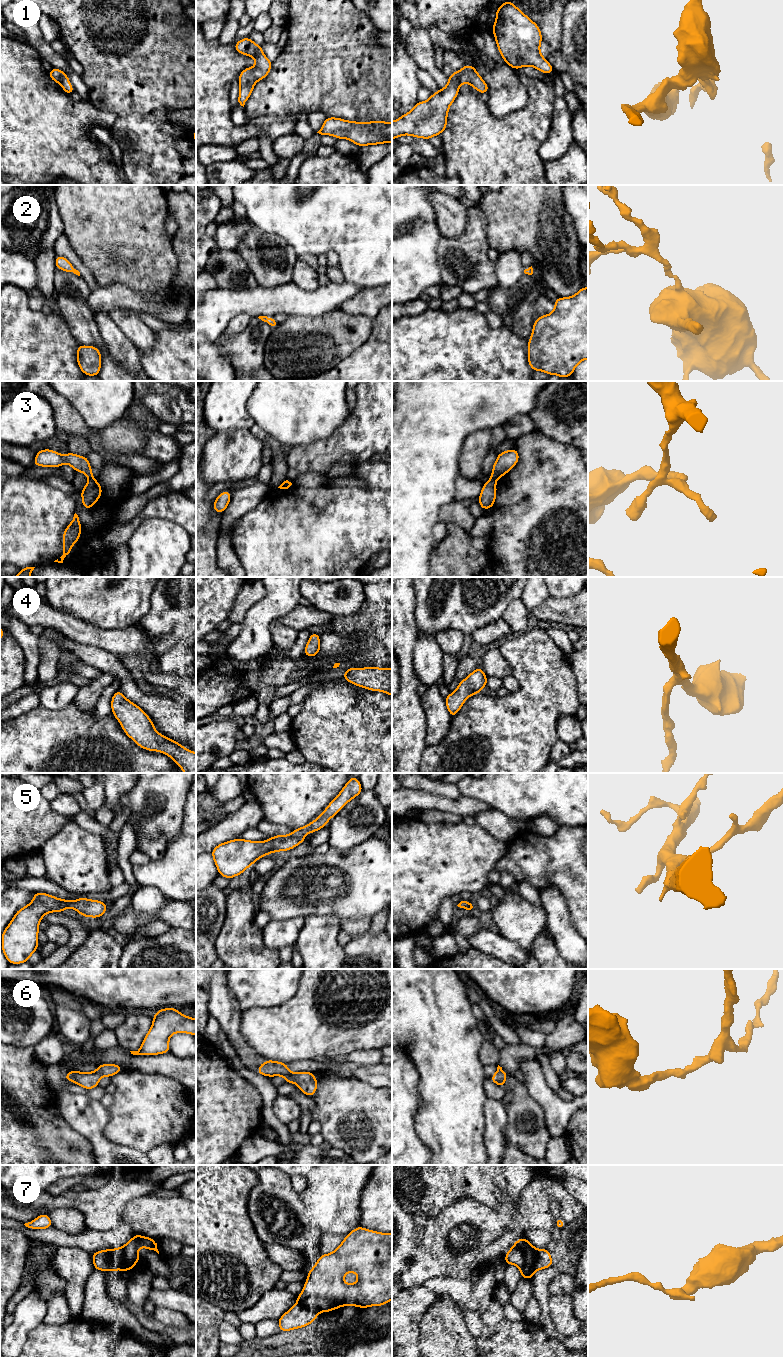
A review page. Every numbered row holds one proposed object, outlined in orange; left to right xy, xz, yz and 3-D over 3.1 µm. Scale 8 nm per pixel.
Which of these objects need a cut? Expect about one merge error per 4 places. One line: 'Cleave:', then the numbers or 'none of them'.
Cleave: 3, 7

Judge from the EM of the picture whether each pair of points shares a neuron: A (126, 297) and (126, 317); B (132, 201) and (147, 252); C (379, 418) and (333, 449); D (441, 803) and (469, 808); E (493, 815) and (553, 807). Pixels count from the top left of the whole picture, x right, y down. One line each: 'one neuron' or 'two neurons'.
A: two neurons
B: one neuron
C: one neuron
D: one neuron
E: two neurons

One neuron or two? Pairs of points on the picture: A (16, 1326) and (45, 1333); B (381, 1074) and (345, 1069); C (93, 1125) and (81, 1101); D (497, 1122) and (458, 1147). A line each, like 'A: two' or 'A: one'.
A: two
B: one
C: one
D: two

